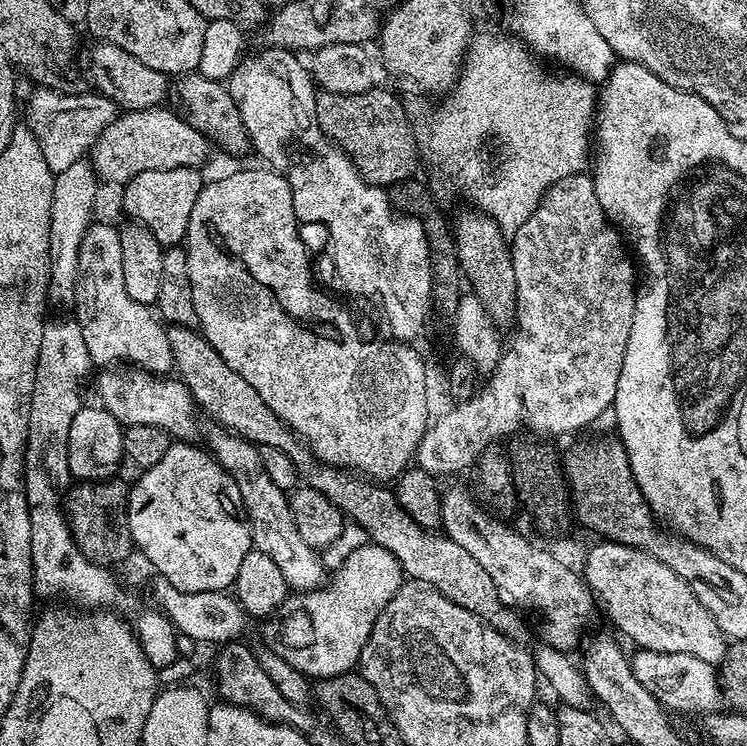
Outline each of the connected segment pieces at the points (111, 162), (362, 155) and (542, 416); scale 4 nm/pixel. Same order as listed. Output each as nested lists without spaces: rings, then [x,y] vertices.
[[[157,106],[155,108],[142,108],[139,110],[128,110],[117,115],[102,130],[102,134],[96,139],[96,143],[90,149],[90,163],[96,170],[97,177],[101,181],[109,180],[112,184],[123,186],[133,180],[138,174],[155,168],[194,168],[199,169],[200,163],[208,156],[209,137],[194,126],[188,124],[183,115],[175,116],[167,112],[167,107]]]
[[[383,86],[362,94],[321,91],[316,98],[316,117],[324,135],[354,162],[369,184],[391,186],[409,179],[416,168],[416,136],[404,104]]]
[[[581,174],[578,176],[567,176],[566,178],[562,178],[558,181],[554,186],[550,186],[548,188],[548,193],[544,195],[544,197],[540,200],[540,205],[534,210],[534,214],[530,214],[530,218],[526,218],[526,222],[522,224],[522,226],[514,233],[510,240],[510,247],[512,250],[512,261],[514,262],[514,282],[516,283],[516,318],[514,321],[514,331],[511,333],[512,336],[512,348],[505,347],[500,354],[500,361],[496,363],[496,368],[490,374],[490,379],[492,380],[483,385],[477,391],[476,395],[470,397],[468,400],[459,401],[455,406],[456,408],[452,408],[449,412],[444,412],[440,417],[433,419],[431,423],[428,425],[428,429],[424,432],[424,436],[420,439],[420,444],[416,448],[416,454],[414,457],[415,463],[424,471],[431,472],[433,474],[440,474],[440,472],[460,472],[463,468],[471,469],[473,465],[479,461],[480,457],[484,455],[485,452],[489,451],[493,447],[492,444],[495,440],[500,440],[503,436],[508,436],[507,438],[512,438],[517,435],[516,432],[520,427],[525,424],[528,428],[533,428],[533,433],[539,434],[544,438],[552,438],[548,436],[564,436],[567,432],[576,432],[579,428],[584,428],[587,424],[592,424],[596,419],[599,418],[600,415],[603,414],[604,411],[611,409],[613,407],[616,391],[618,390],[618,374],[622,374],[622,358],[626,358],[626,342],[630,342],[630,326],[634,322],[634,310],[636,309],[636,297],[638,295],[638,268],[634,263],[633,257],[630,255],[628,257],[628,252],[624,249],[625,241],[622,239],[621,233],[617,231],[614,227],[611,220],[608,219],[608,215],[602,210],[602,206],[598,202],[598,194],[594,194],[594,182],[592,181],[591,175]]]

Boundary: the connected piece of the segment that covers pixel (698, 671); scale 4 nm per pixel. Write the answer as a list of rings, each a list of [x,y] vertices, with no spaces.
[[[649,648],[633,653],[630,663],[634,678],[638,678],[638,682],[642,682],[642,686],[646,686],[646,690],[650,690],[650,694],[654,694],[654,698],[658,698],[665,709],[673,713],[700,712],[699,714],[721,711],[722,681],[713,665],[702,662],[702,658],[694,658],[694,654],[670,654]]]

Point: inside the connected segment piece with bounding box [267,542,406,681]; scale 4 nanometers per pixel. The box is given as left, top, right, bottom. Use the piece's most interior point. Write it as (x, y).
(322, 631)

